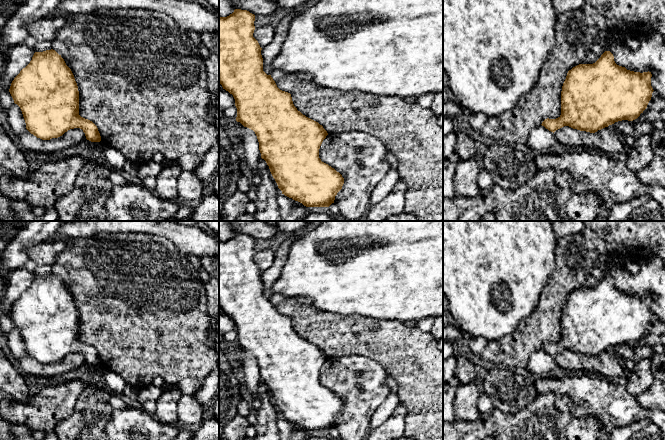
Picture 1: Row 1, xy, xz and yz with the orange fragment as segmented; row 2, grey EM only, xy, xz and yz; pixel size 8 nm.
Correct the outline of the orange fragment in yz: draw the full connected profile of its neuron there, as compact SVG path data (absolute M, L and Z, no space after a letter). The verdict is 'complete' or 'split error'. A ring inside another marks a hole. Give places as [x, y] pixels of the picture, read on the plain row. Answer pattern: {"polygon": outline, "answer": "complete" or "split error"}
{"polygon": "M605 275L593 288L579 288L568 295L561 315L561 339L556 343L545 343L542 350L551 356L569 350L573 353L595 357L615 346L637 343L647 332L651 324L653 312L651 310L651 296L634 296L619 290L614 285L610 275Z", "answer": "complete"}

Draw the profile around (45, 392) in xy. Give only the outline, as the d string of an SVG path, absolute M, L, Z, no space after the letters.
M80 378L60 385L41 384L33 390L26 403L4 395L0 398L0 416L11 424L24 424L32 431L44 431L48 434L54 431L60 421L73 414L78 396L87 383L86 379Z

